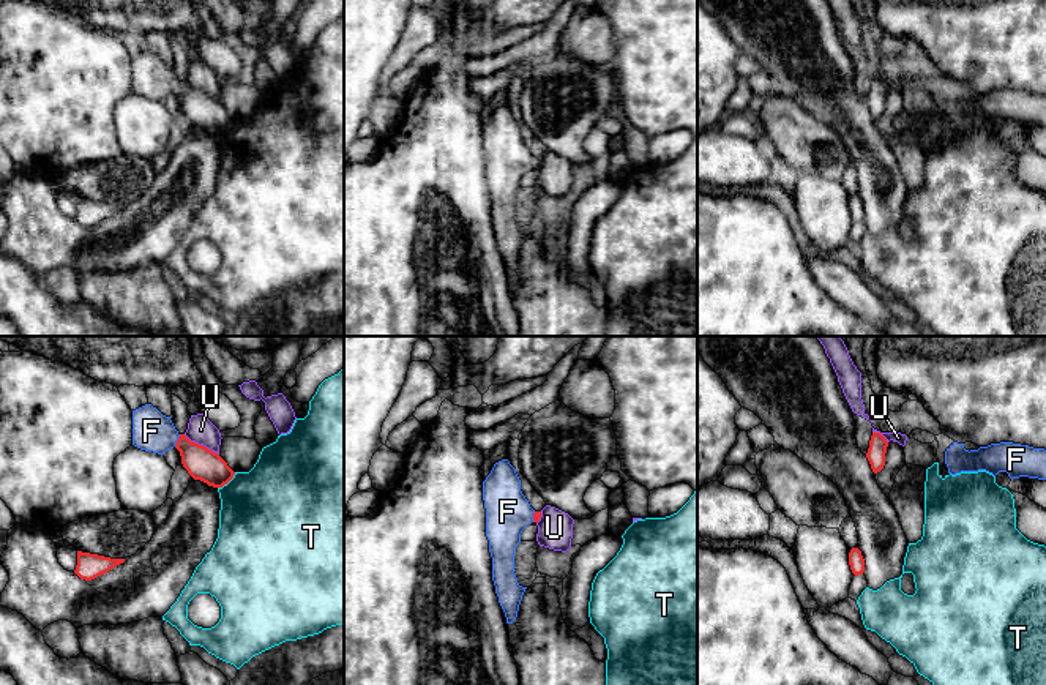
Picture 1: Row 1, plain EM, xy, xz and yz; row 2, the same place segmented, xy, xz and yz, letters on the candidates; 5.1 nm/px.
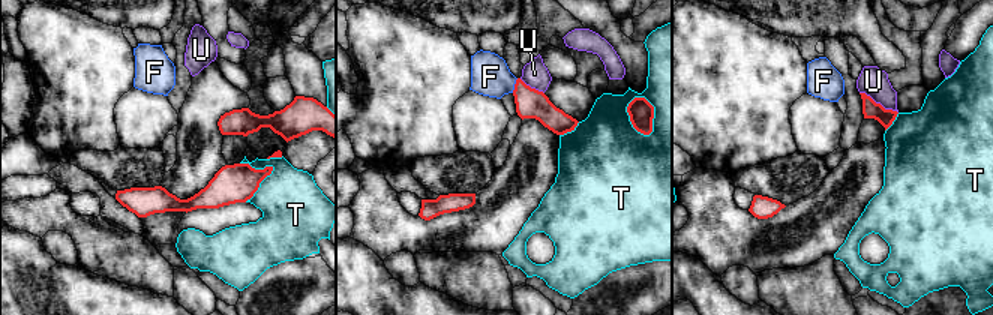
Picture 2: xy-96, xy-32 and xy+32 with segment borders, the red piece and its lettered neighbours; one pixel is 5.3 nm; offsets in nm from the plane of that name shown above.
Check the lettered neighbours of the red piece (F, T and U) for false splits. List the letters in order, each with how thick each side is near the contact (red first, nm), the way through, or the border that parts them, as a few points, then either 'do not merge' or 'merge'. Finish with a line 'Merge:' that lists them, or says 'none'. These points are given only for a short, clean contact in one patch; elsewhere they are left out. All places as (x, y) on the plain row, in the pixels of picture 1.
F: calibres 160 and 200 nm; way xy (201, 109), (177, 87), (152, 78); merge
T: calibres 160 and 460 nm; do not merge
U: calibres 160 and 140 nm; border xy (183, 81), (218, 101); do not merge
Merge: F

